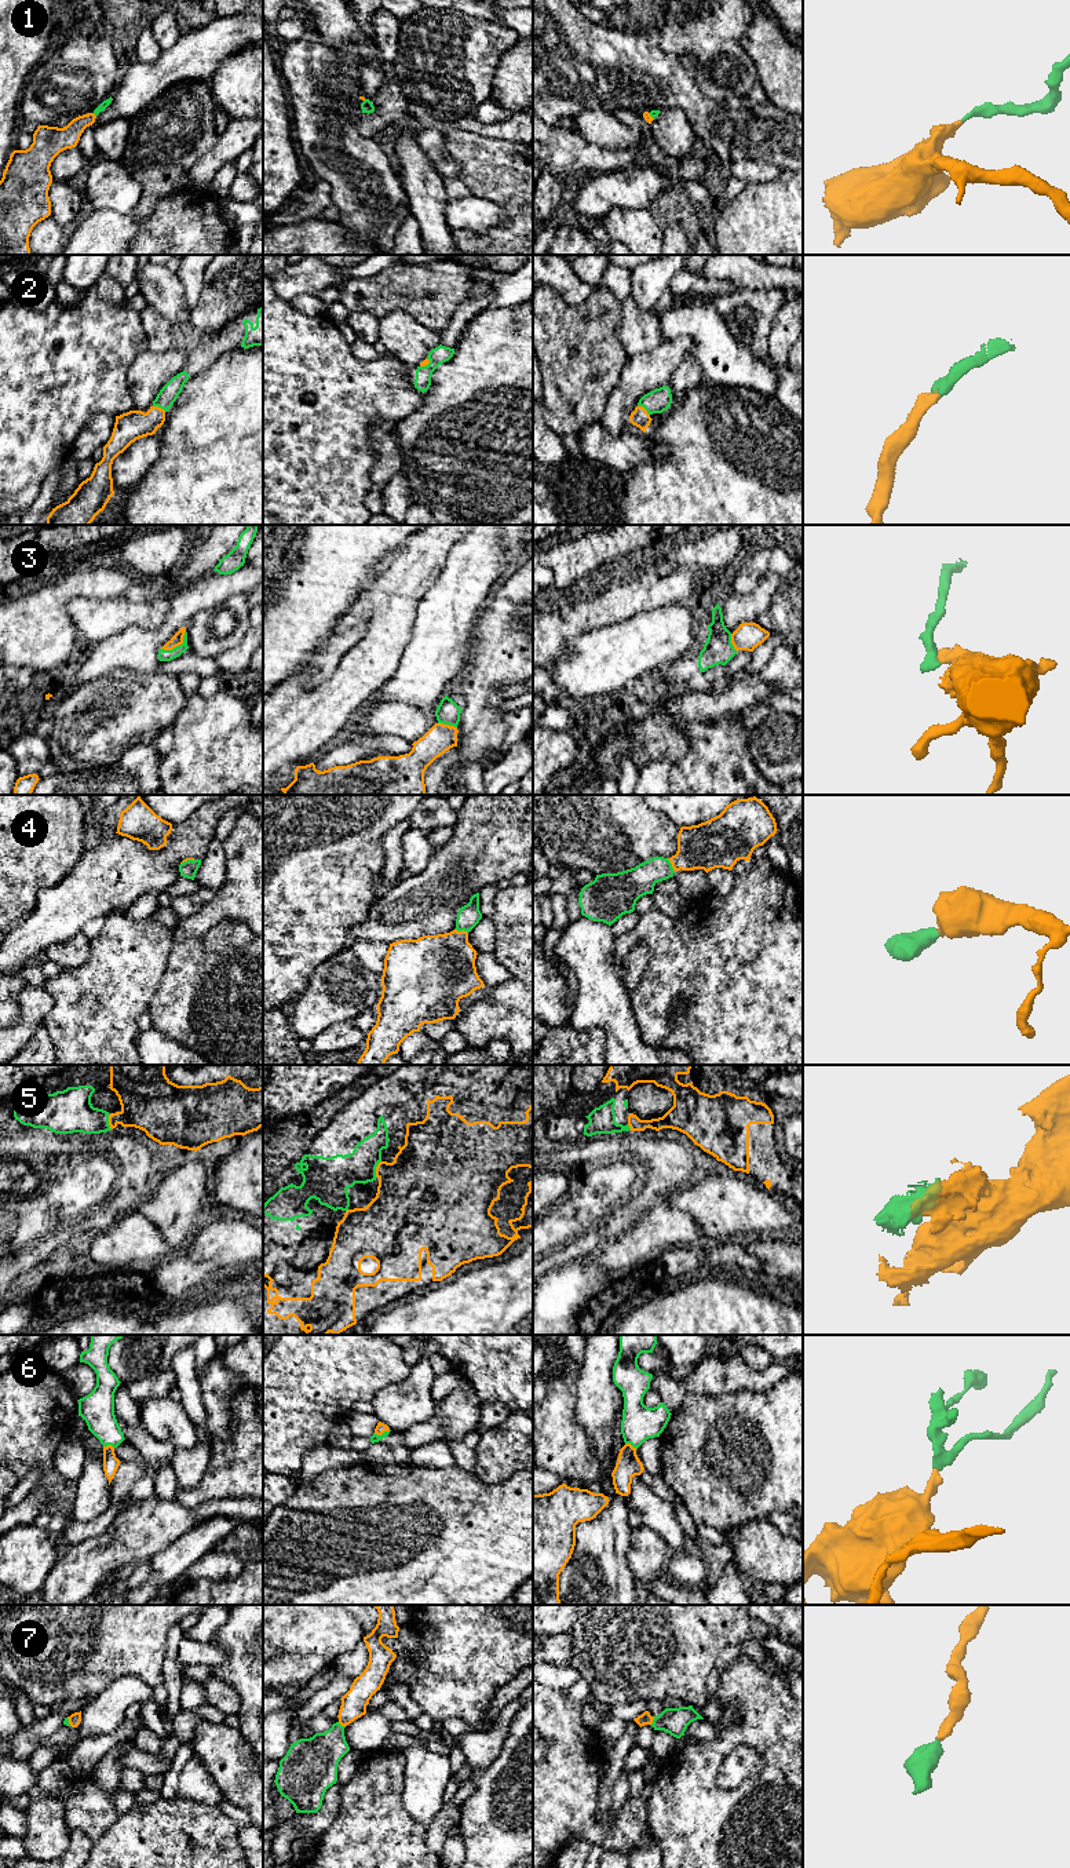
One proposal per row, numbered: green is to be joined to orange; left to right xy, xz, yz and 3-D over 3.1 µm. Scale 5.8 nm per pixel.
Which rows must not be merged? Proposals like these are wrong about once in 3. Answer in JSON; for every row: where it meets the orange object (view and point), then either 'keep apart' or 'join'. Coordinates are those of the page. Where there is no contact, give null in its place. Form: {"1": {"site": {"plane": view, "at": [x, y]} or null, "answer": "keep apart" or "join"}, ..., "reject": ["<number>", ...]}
{"1": {"site": {"plane": "xy", "at": [94, 115]}, "answer": "join"}, "2": {"site": {"plane": "yz", "at": [645, 409]}, "answer": "join"}, "3": {"site": {"plane": "xy", "at": [176, 645]}, "answer": "join"}, "4": {"site": {"plane": "xz", "at": [463, 930]}, "answer": "join"}, "5": {"site": {"plane": "xz", "at": [376, 1168]}, "answer": "join"}, "6": {"site": {"plane": "xz", "at": [382, 1433]}, "answer": "join"}, "7": {"site": {"plane": "yz", "at": [652, 1721]}, "answer": "join"}, "reject": []}

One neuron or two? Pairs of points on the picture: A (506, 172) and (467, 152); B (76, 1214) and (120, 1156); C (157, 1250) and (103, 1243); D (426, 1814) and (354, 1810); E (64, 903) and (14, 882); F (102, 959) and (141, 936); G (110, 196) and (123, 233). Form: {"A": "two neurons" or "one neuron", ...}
{"A": "one neuron", "B": "one neuron", "C": "one neuron", "D": "two neurons", "E": "two neurons", "F": "one neuron", "G": "two neurons"}

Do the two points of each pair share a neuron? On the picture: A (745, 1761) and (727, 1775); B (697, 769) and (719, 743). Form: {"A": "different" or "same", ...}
{"A": "same", "B": "same"}

